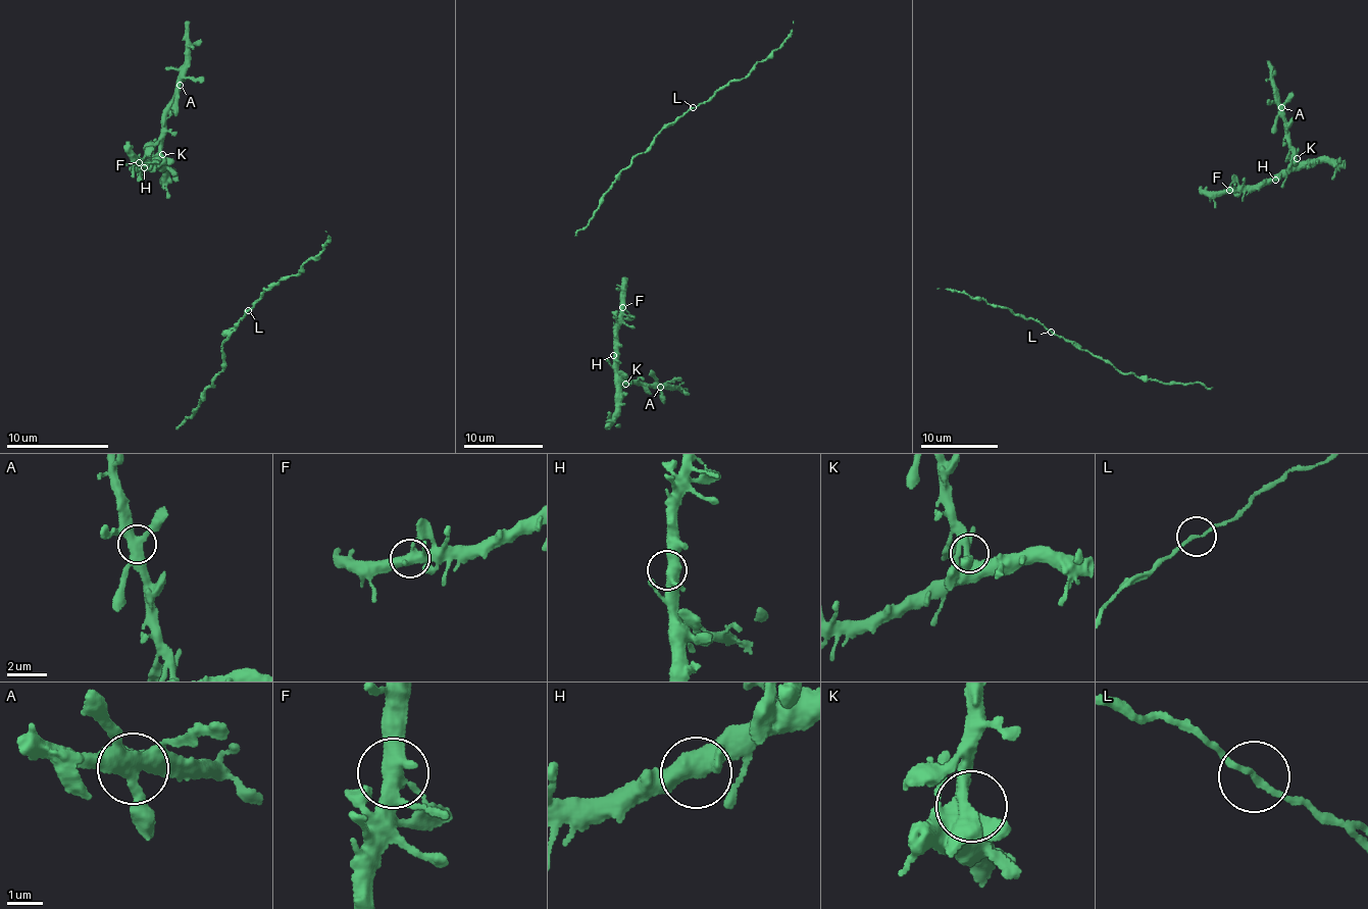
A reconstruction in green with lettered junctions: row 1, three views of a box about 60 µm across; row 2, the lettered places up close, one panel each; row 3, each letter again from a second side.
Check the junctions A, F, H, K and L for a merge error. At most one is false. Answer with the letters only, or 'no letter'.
no letter

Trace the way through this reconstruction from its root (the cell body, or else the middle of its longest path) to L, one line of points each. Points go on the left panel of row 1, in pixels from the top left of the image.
L: (184, 418), (195, 412), (191, 409), (197, 408), (205, 387), (212, 387), (219, 373), (222, 343), (248, 309)

